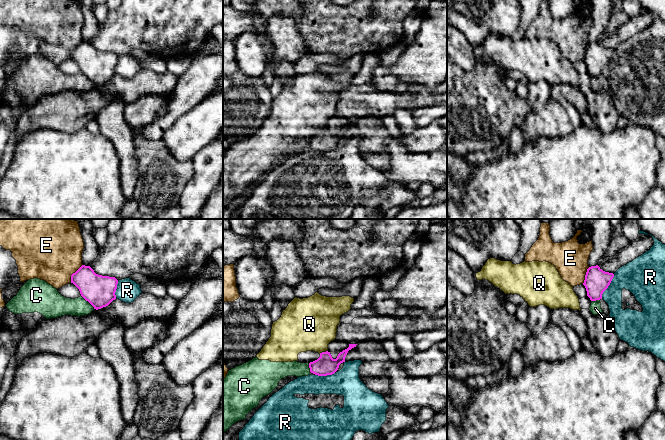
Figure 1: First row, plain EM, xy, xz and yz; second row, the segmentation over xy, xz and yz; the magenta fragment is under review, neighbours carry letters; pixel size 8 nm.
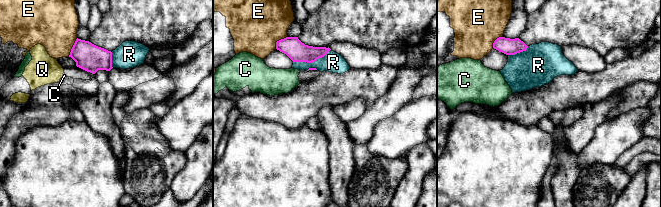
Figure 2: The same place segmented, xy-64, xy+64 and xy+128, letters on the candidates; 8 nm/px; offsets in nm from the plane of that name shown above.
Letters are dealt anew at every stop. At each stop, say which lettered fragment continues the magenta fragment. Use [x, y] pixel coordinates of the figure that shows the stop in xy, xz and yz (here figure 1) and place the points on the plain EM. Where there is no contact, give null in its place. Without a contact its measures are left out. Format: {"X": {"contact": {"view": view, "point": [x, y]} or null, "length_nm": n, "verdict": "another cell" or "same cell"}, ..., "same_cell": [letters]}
{"C": {"contact": {"view": "xy", "point": [88, 77]}, "length_nm": 160, "verdict": "another cell"}, "E": {"contact": {"view": "xy", "point": [73, 49]}, "length_nm": 180, "verdict": "another cell"}, "Q": {"contact": {"view": "xz", "point": [323, 128]}, "length_nm": 80, "verdict": "another cell"}, "R": {"contact": {"view": "yz", "point": [608, 61]}, "length_nm": 220, "verdict": "another cell"}, "same_cell": []}

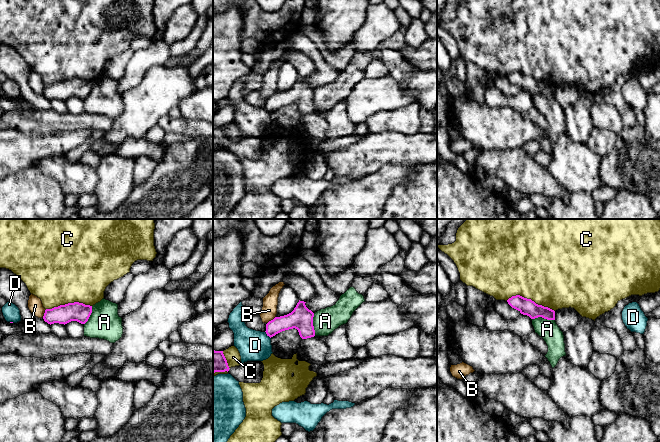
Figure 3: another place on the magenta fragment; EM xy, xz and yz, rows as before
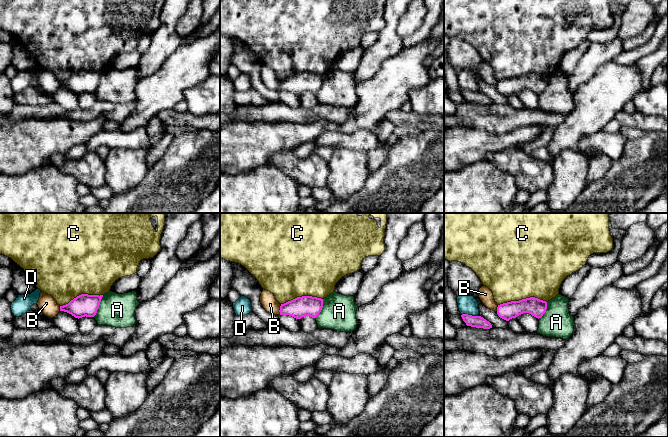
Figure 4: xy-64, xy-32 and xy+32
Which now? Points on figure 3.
{"A": {"contact": {"view": "yz", "point": [543, 93]}, "length_nm": 190, "verdict": "another cell"}, "B": {"contact": {"view": "xy", "point": [44, 89]}, "length_nm": 80, "verdict": "another cell"}, "C": {"contact": {"view": "yz", "point": [530, 75]}, "length_nm": 400, "verdict": "another cell"}, "D": {"contact": {"view": "xz", "point": [267, 111]}, "length_nm": 80, "verdict": "another cell"}, "same_cell": []}

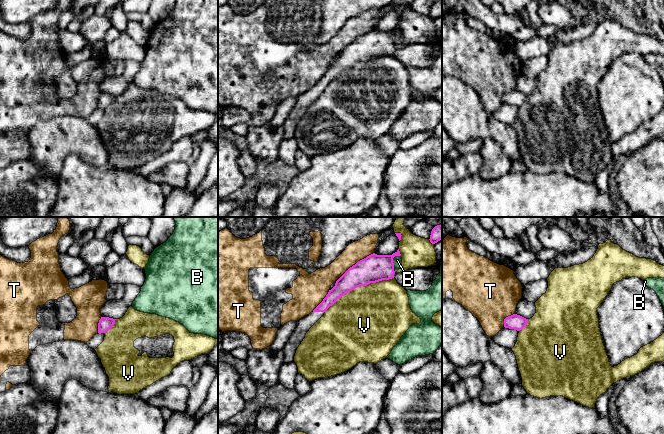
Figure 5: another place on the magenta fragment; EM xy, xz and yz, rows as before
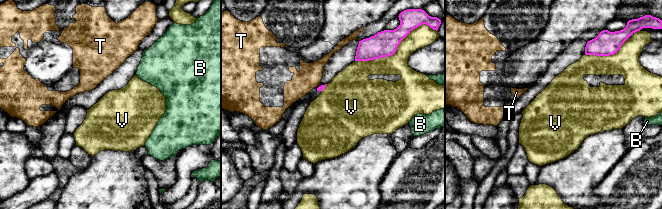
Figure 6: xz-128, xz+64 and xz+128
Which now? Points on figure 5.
{"B": {"contact": {"view": "xz", "point": [392, 38]}, "length_nm": 150, "verdict": "another cell"}, "T": {"contact": {"view": "xz", "point": [357, 38]}, "length_nm": 340, "verdict": "another cell"}, "V": {"contact": {"view": "xz", "point": [358, 62]}, "length_nm": 600, "verdict": "another cell"}, "same_cell": []}

